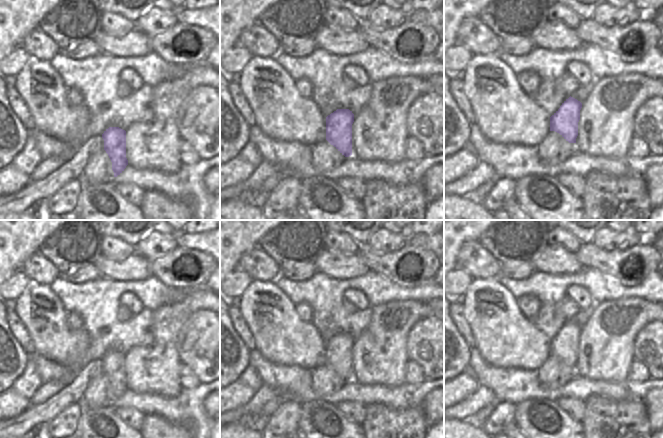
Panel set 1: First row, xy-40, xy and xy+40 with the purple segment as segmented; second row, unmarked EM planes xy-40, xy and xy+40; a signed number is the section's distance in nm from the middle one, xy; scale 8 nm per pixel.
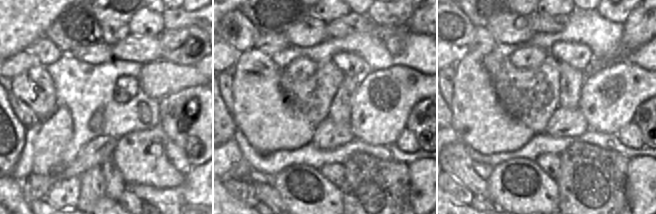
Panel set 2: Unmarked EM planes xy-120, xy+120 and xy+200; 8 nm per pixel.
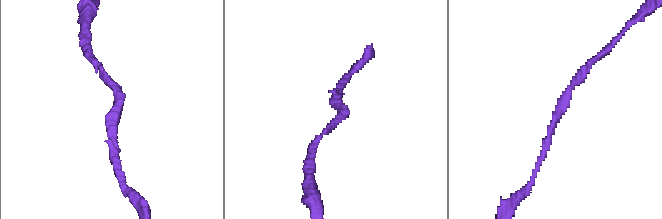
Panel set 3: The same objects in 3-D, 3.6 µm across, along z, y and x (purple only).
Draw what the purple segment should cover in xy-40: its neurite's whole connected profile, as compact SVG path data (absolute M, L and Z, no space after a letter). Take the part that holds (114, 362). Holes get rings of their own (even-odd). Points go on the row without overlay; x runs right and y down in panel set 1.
M109 351L102 358L104 374L112 386L114 401L120 399L126 390L126 355L119 351Z

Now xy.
M337 333L326 341L326 364L345 381L352 379L353 346L349 333Z

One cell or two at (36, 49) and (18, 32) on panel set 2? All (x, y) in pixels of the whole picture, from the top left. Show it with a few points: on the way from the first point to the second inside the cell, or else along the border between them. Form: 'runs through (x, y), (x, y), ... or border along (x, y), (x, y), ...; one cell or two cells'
border along (44, 36), (41, 36), (28, 50); two cells

